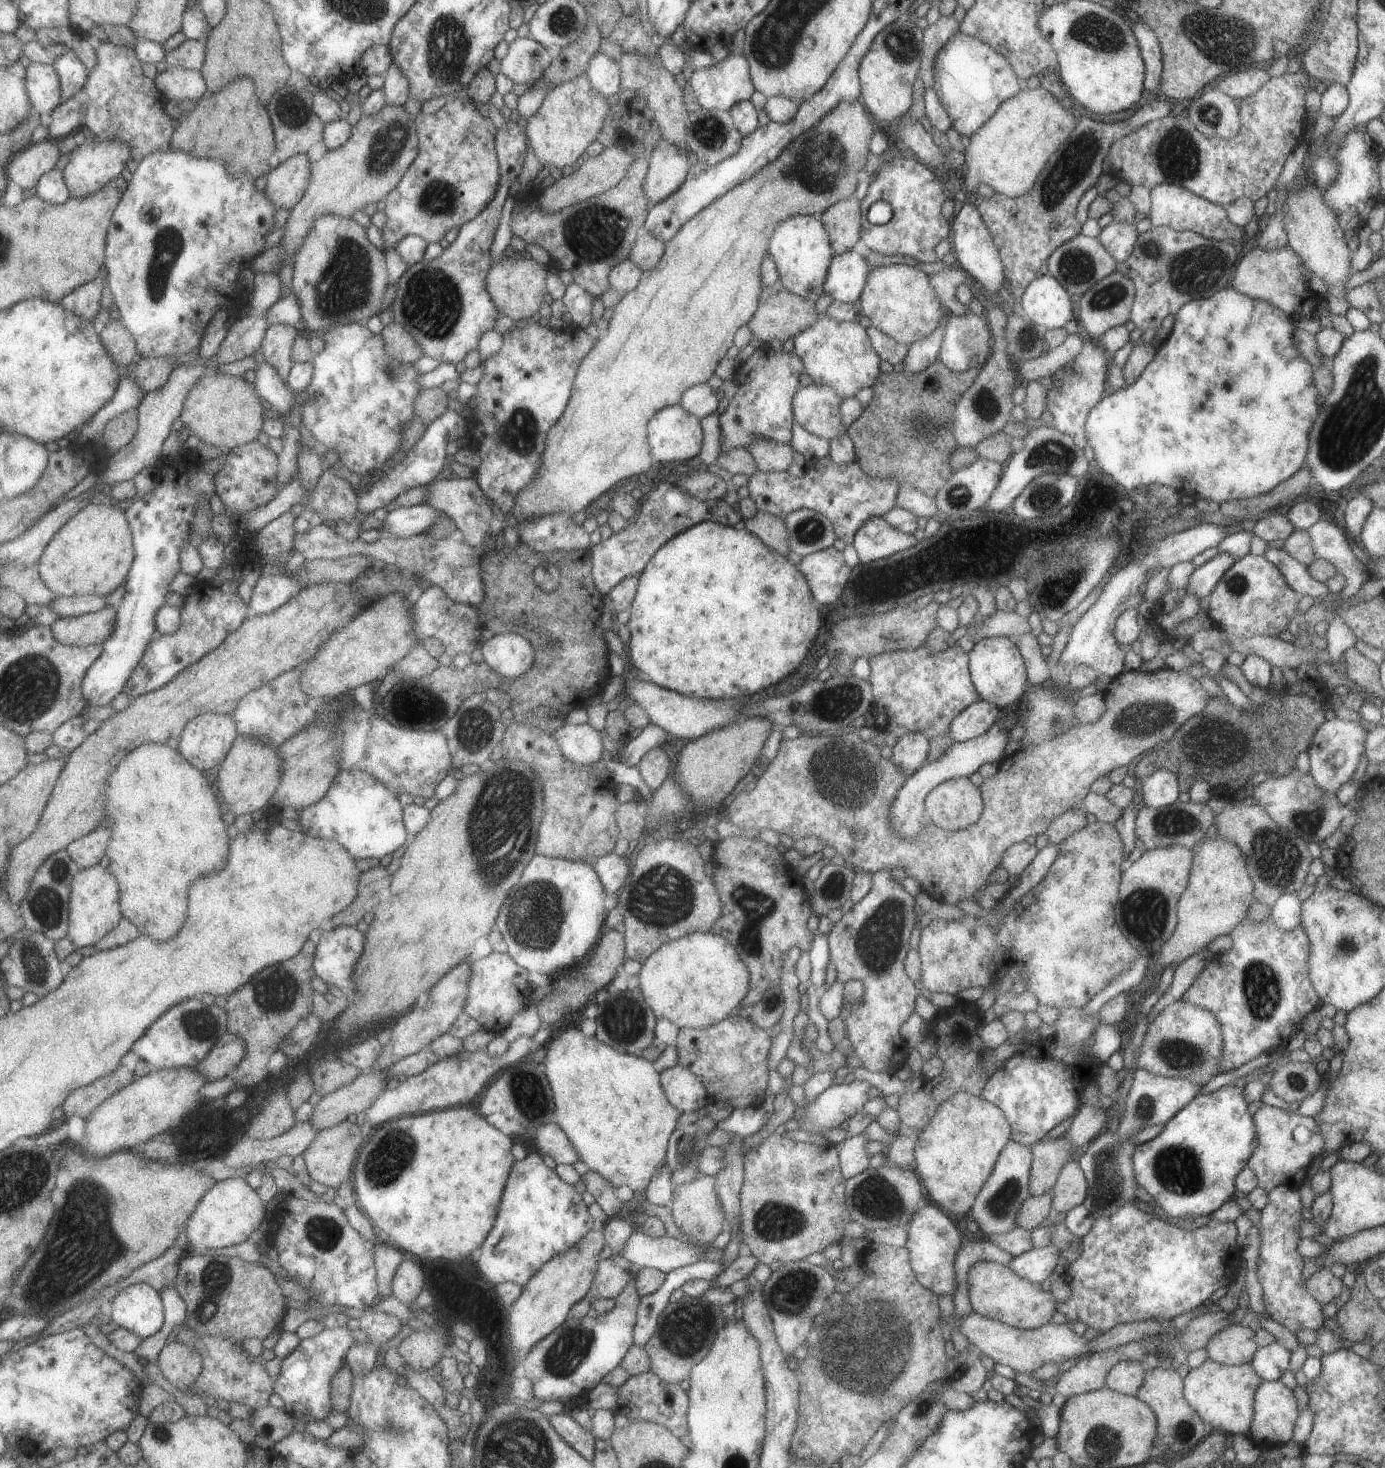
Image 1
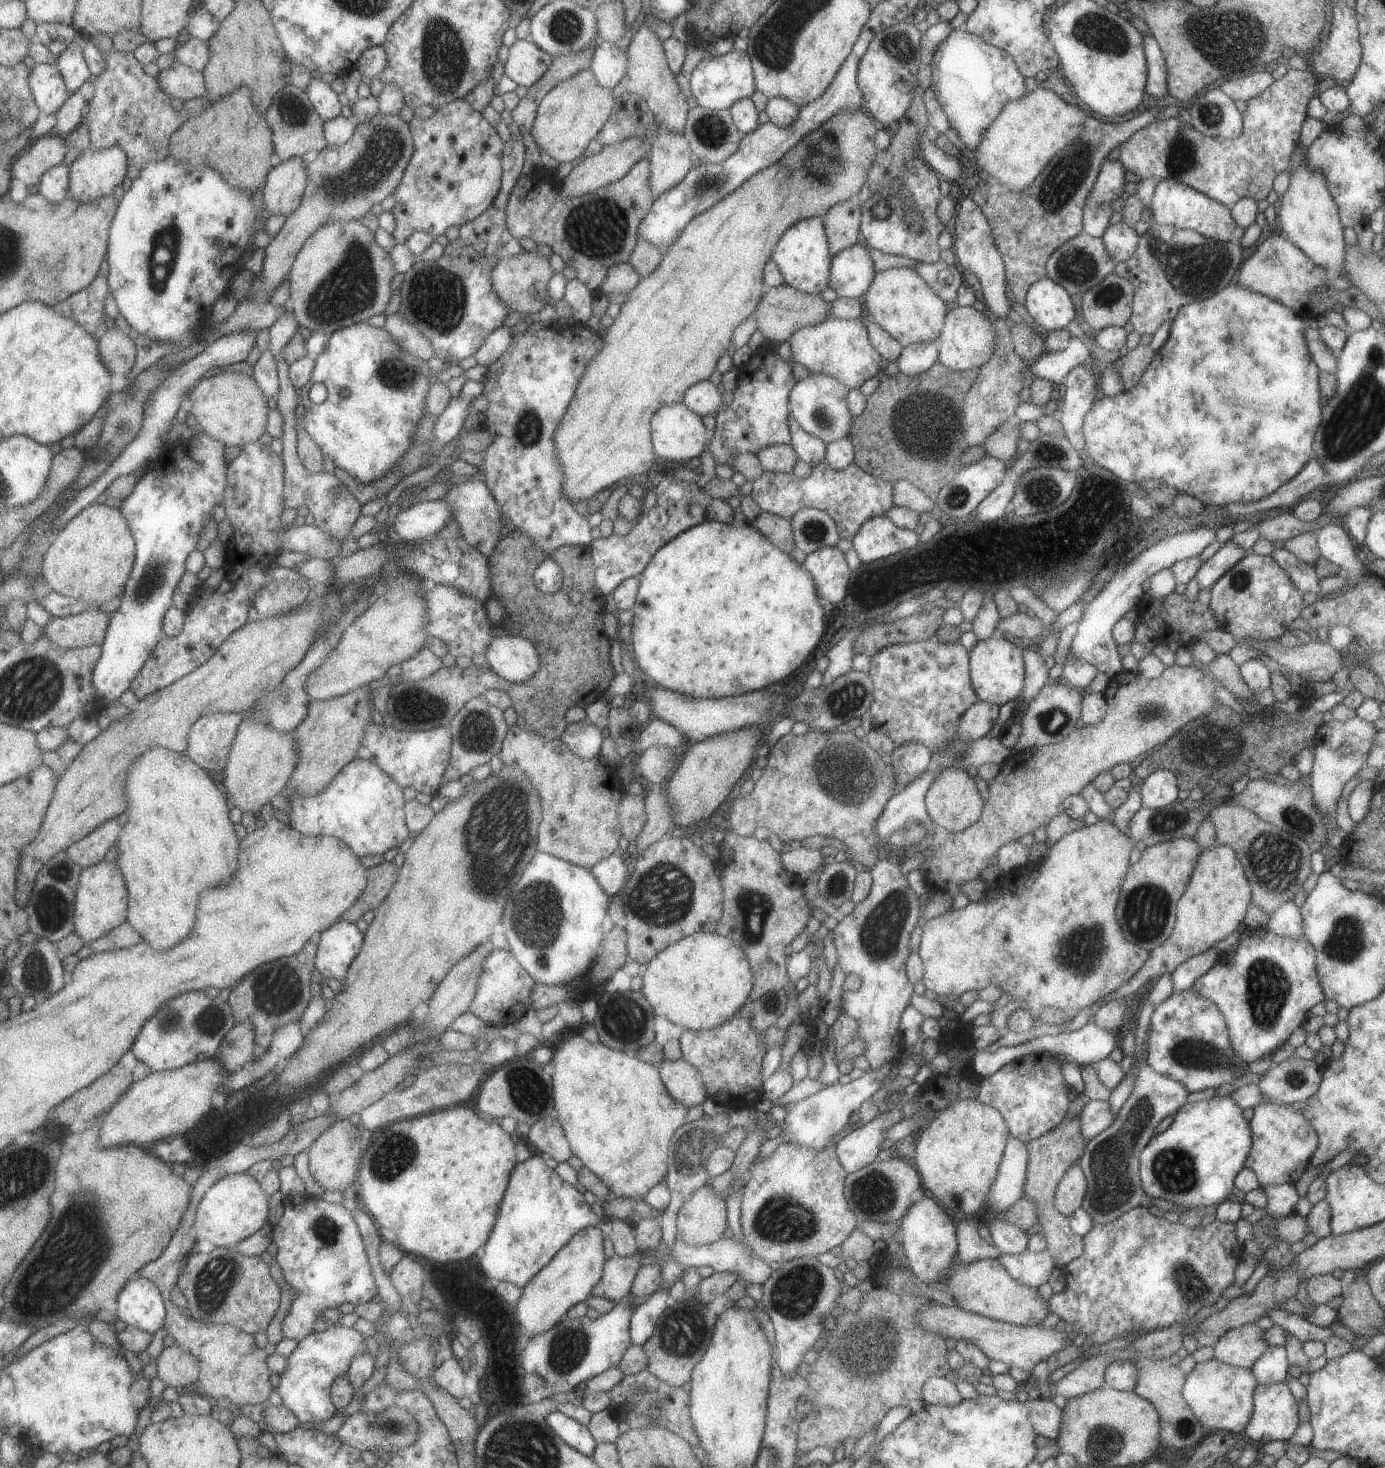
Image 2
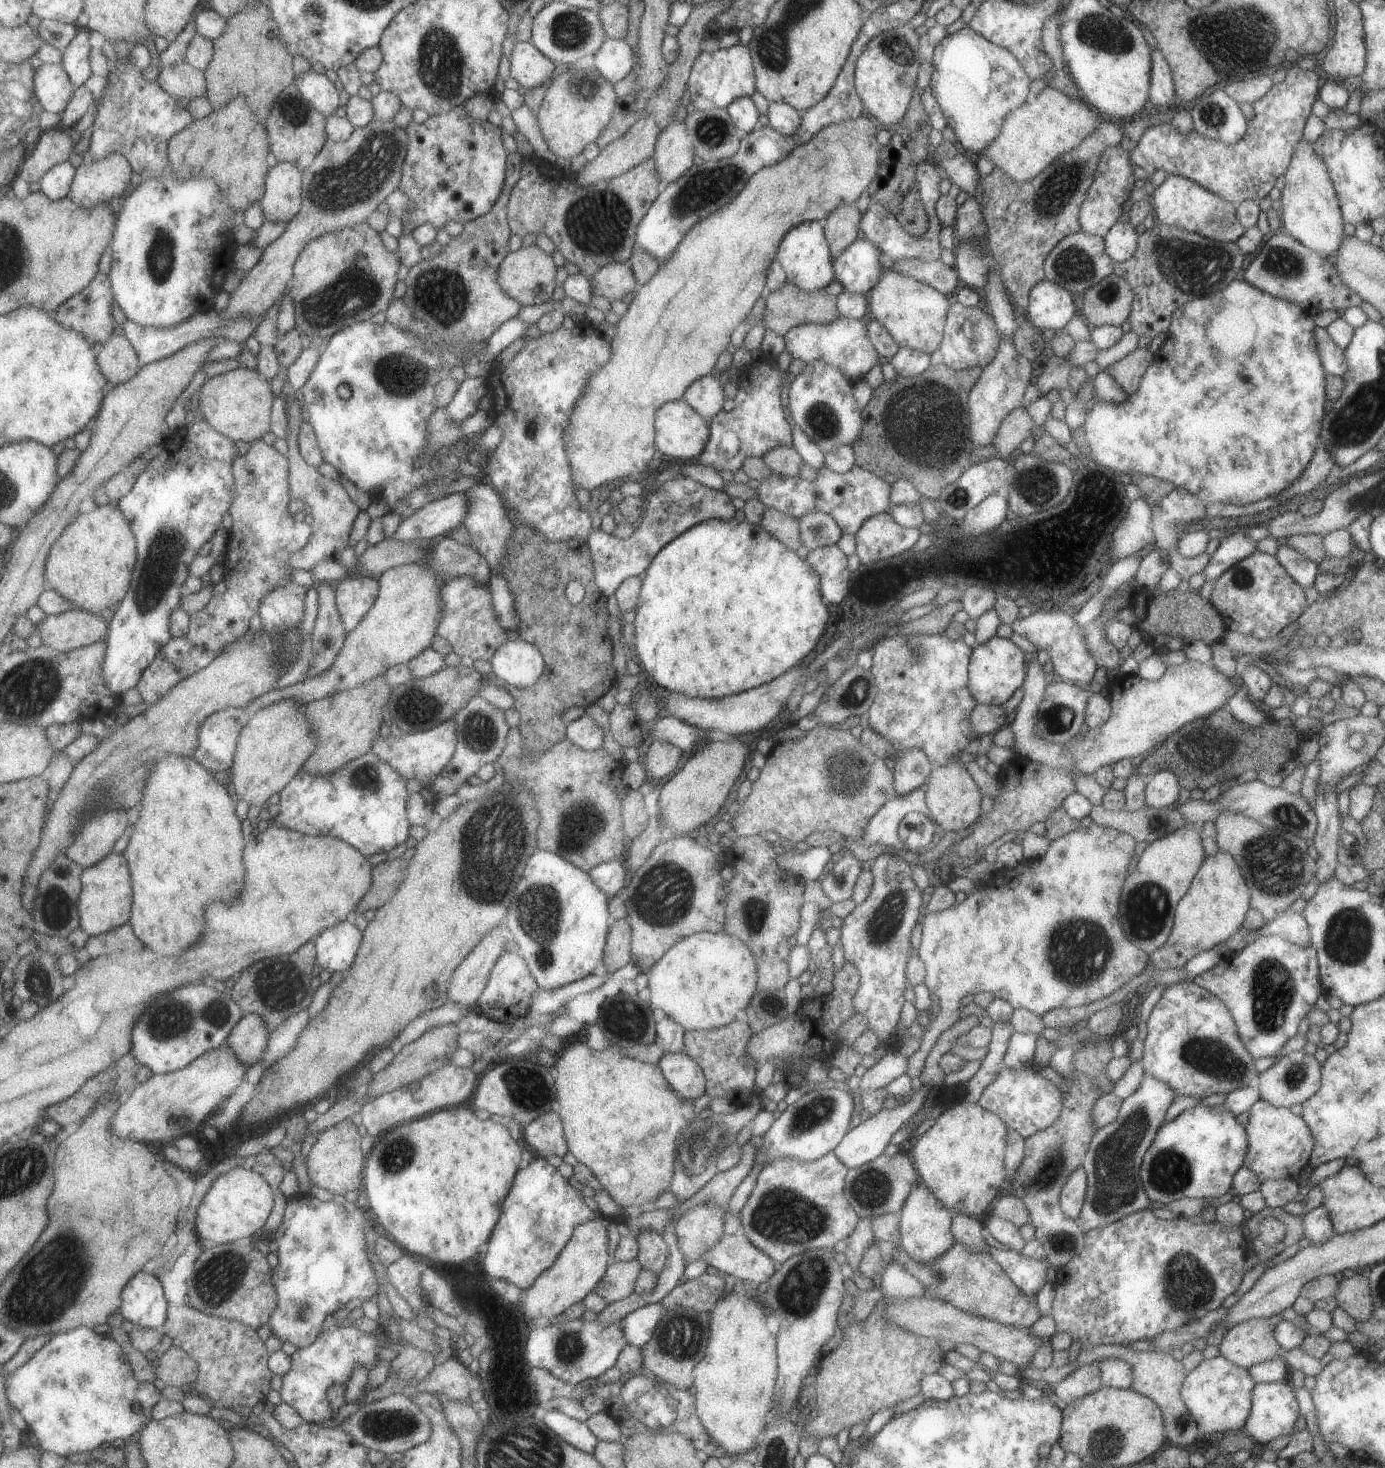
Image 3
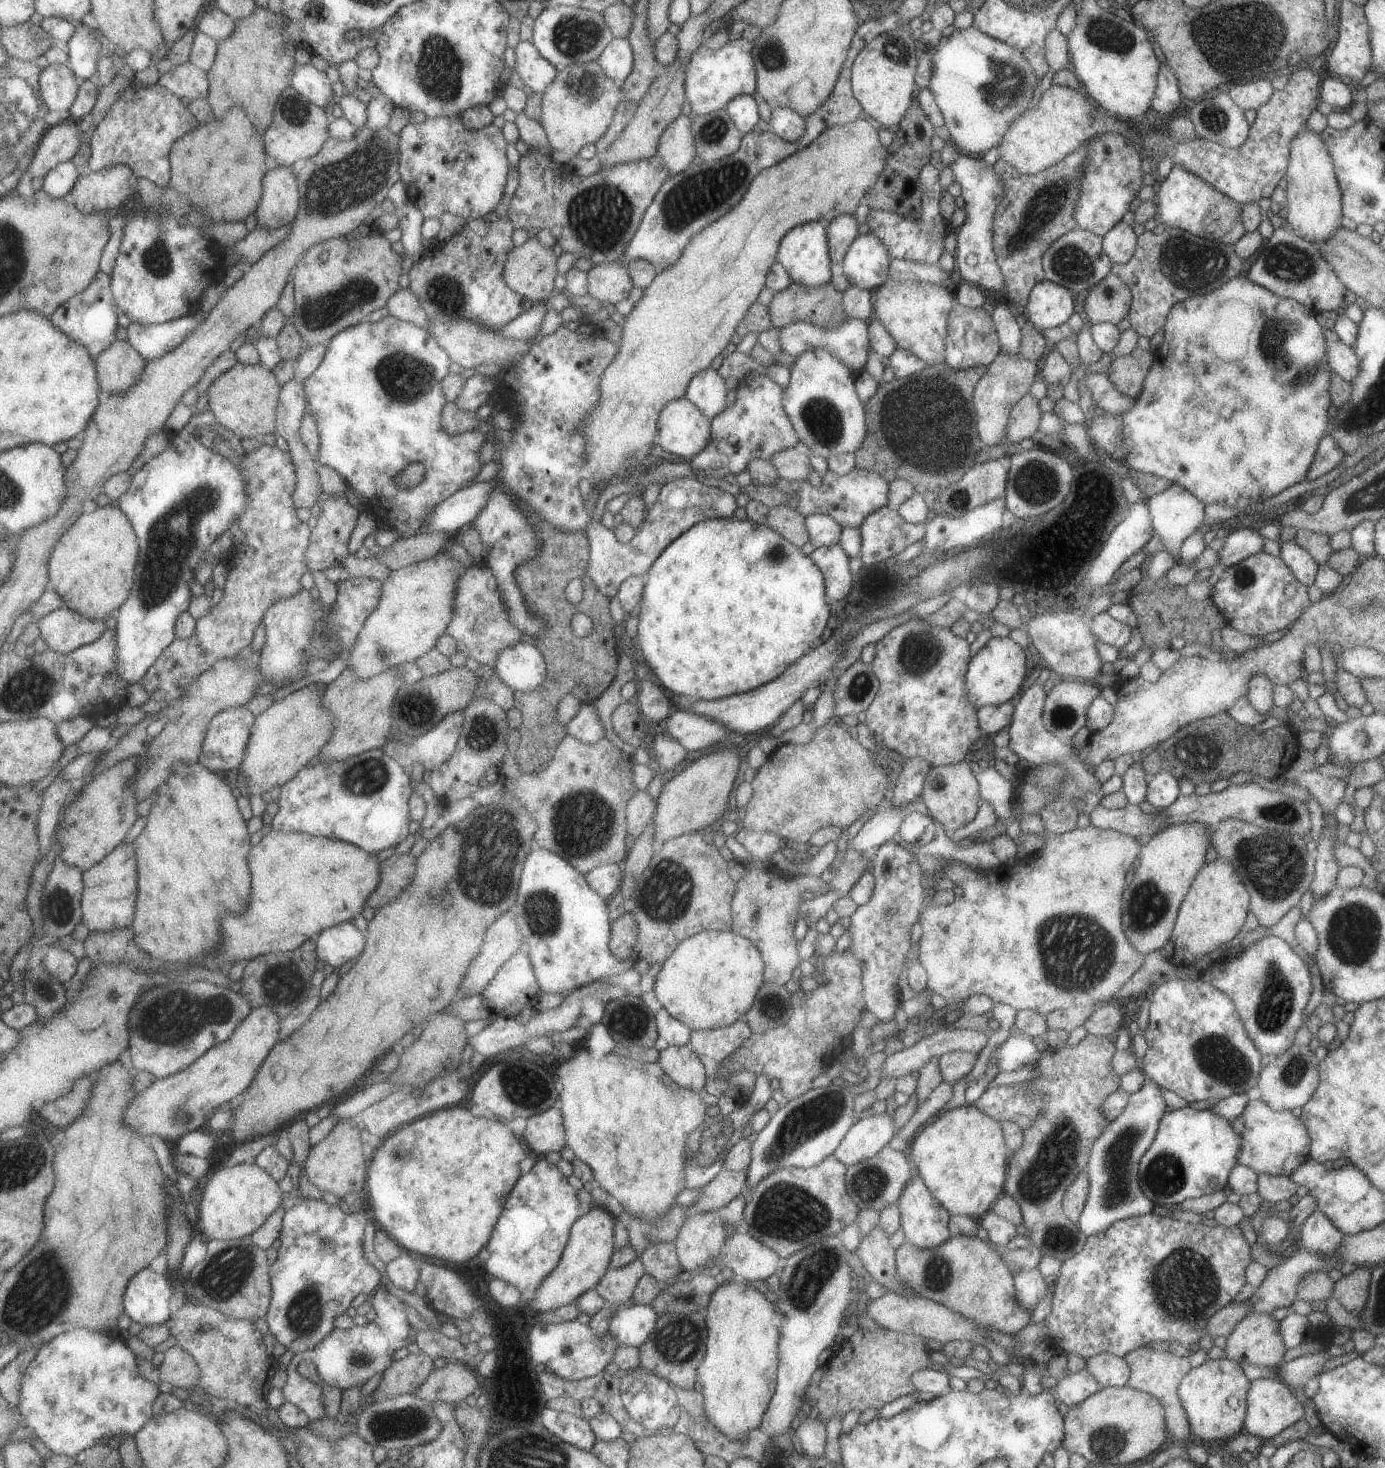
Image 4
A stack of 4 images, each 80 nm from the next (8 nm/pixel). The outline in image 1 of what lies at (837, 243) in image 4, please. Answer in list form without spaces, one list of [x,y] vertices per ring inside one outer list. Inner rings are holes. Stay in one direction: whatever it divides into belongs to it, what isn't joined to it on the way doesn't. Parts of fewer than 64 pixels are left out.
[[[844,199],[829,206],[819,217],[828,234],[834,255],[852,250],[860,238],[860,202]]]

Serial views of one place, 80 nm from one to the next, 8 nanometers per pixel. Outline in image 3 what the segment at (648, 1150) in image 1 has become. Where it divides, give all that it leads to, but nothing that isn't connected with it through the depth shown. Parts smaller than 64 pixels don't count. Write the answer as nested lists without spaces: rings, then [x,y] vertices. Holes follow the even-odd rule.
[[[574,1042],[557,1058],[555,1070],[556,1111],[562,1122],[568,1152],[593,1173],[617,1205],[627,1210],[632,1204],[642,1210],[651,1209],[653,1200],[669,1191],[677,1137],[697,1118],[693,1101],[680,1097],[668,1085],[658,1065],[628,1058],[615,1048],[592,1050],[585,1042]]]

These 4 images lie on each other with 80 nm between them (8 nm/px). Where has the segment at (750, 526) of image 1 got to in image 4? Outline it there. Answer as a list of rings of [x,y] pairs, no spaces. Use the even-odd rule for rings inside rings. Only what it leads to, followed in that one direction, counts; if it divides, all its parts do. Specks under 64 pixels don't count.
[[[789,505],[768,507],[765,525],[796,547],[801,547],[808,541],[804,516]]]

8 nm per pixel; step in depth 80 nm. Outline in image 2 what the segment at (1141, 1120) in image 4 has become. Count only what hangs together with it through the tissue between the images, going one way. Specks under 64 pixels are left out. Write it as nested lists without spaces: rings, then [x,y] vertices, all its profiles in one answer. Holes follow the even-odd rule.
[[[1138,1064],[1133,1090],[1123,1102],[1117,1118],[1105,1130],[1087,1141],[1078,1159],[1086,1180],[1086,1194],[1081,1204],[1094,1224],[1108,1224],[1135,1206],[1146,1205],[1147,1197],[1139,1180],[1139,1152],[1154,1136],[1155,1127],[1186,1103],[1187,1088],[1171,1078],[1155,1073],[1147,1064]]]

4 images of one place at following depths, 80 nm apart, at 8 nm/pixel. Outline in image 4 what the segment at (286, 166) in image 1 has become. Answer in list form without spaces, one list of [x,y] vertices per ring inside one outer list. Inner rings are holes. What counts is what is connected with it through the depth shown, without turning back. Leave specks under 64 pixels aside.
[[[289,167],[267,170],[262,178],[261,200],[253,212],[255,227],[269,232],[290,225],[298,209],[299,197],[296,173]]]

